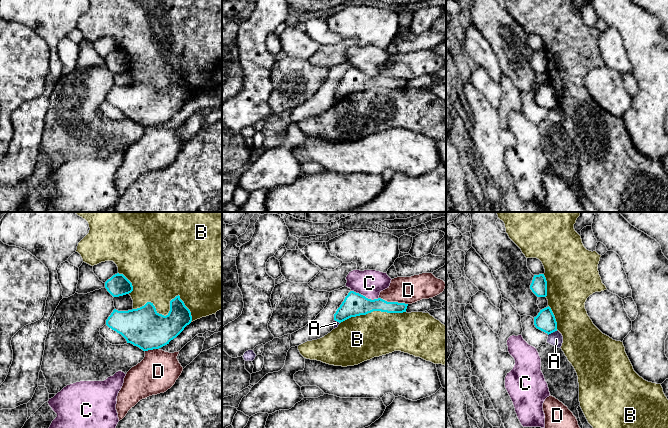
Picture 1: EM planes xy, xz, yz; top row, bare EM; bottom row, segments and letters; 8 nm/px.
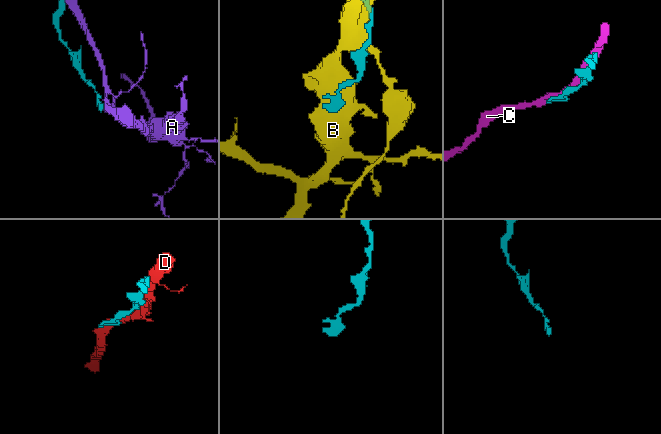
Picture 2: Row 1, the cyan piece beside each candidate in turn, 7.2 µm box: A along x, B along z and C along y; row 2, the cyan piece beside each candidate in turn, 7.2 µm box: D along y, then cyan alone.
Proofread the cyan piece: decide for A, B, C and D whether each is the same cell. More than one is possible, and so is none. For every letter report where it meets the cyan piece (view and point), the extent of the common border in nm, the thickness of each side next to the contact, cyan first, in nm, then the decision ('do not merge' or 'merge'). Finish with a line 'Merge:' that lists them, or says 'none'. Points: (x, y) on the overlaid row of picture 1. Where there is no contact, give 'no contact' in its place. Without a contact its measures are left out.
A: contact yz (552, 332); length 90 nm; calibres 160 and 110 nm; do not merge
B: contact xy (170, 308); length 480 nm; calibres 320 and 380 nm; do not merge
C: contact xz (364, 296); length 240 nm; calibres 190 and 220 nm; do not merge
D: contact xz (393, 302); length 240 nm; calibres 140 and 220 nm; do not merge
Merge: none

